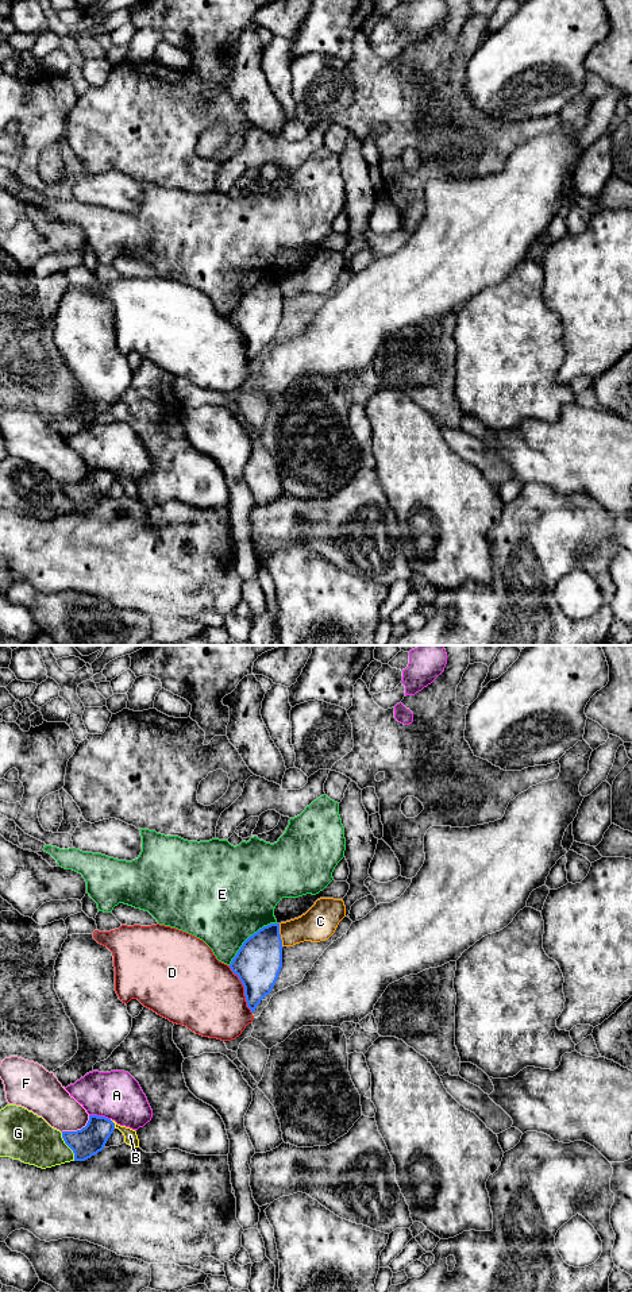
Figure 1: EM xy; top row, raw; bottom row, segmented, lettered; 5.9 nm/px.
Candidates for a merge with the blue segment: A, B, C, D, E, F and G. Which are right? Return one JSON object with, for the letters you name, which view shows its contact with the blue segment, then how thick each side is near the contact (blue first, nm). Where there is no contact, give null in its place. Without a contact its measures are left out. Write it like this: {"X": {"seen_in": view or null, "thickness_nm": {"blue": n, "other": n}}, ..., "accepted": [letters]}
{"accepted": []}

